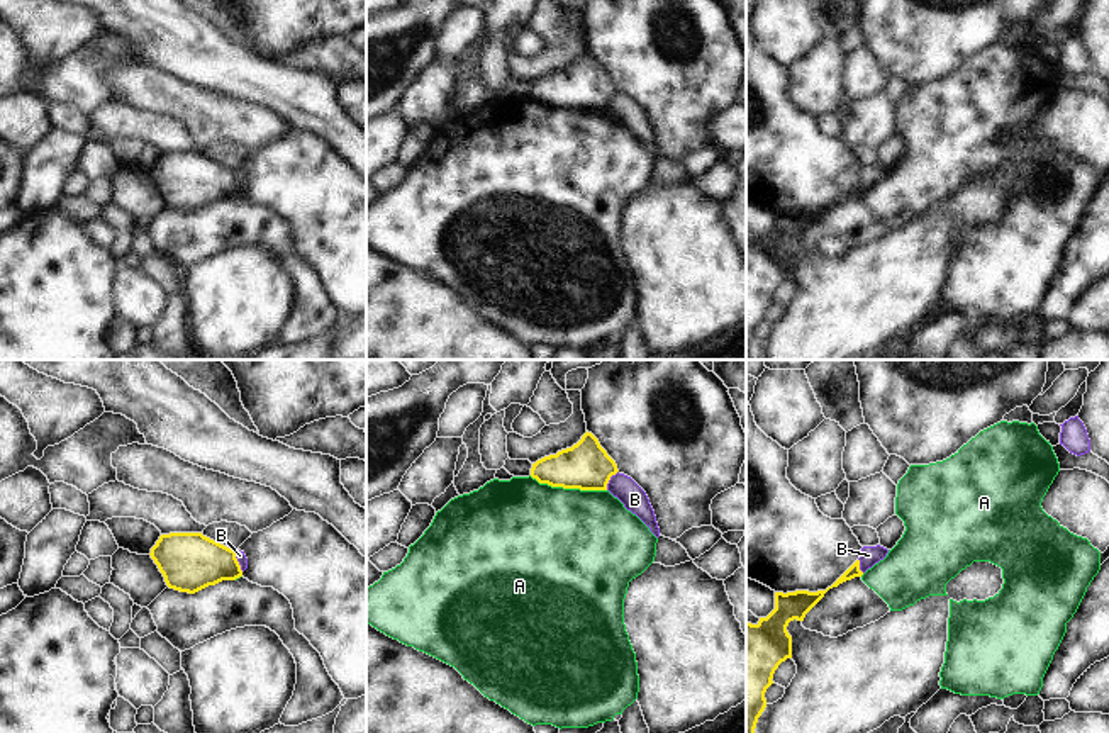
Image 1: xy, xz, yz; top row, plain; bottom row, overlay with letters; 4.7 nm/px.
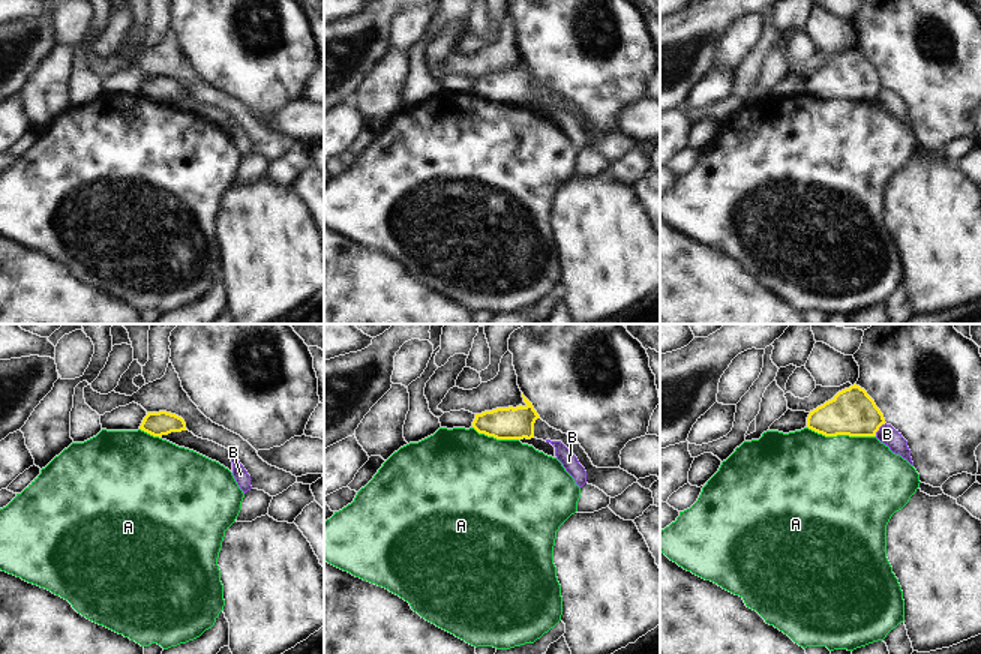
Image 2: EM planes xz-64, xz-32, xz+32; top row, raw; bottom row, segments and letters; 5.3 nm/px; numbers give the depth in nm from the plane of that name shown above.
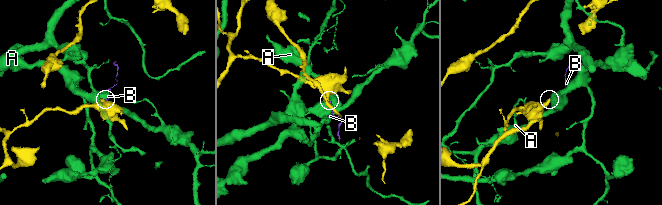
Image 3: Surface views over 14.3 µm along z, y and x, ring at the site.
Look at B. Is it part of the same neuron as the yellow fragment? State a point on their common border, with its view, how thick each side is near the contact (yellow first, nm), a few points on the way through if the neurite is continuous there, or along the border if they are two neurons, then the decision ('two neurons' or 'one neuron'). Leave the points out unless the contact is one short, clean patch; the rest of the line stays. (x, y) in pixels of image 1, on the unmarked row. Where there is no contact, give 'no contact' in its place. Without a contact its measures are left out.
xy (236, 180) | 280/50 nm | along xy (233, 170), (243, 190) | two neurons

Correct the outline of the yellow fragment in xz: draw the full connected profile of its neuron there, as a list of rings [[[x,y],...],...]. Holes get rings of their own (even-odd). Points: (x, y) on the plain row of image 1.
[[[585,53],[571,68],[532,83],[531,97],[539,104],[580,110],[607,110],[617,85],[592,53]]]

